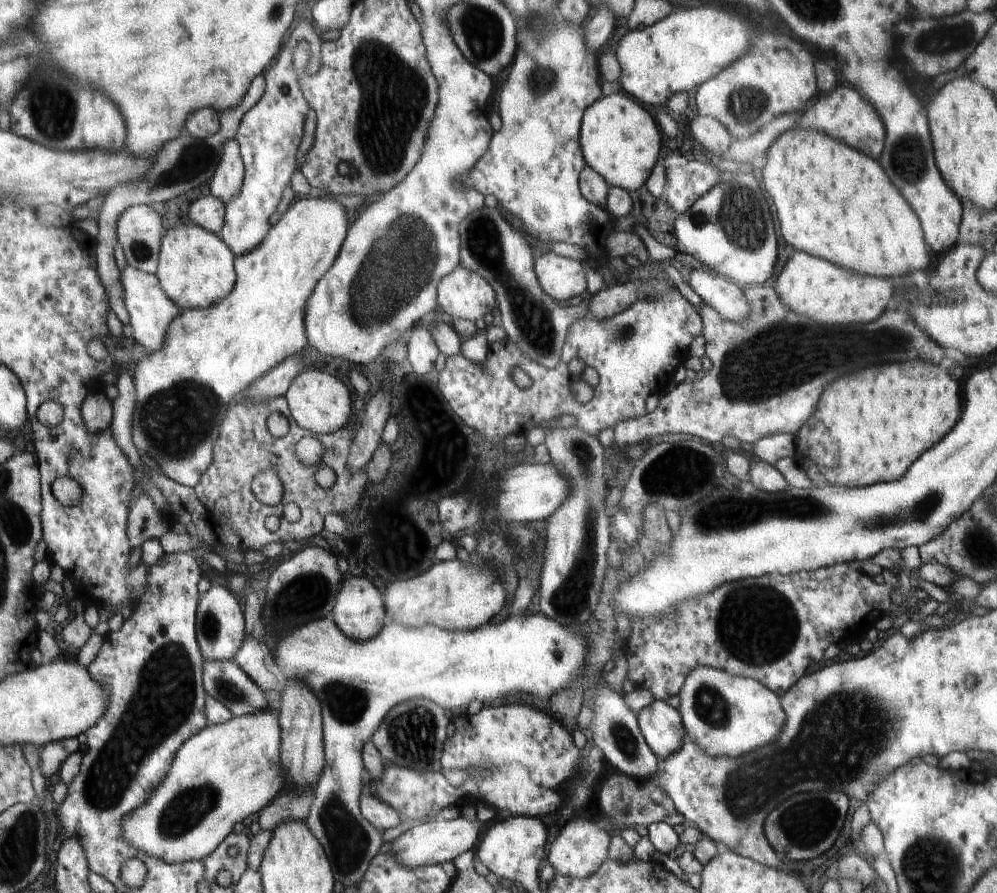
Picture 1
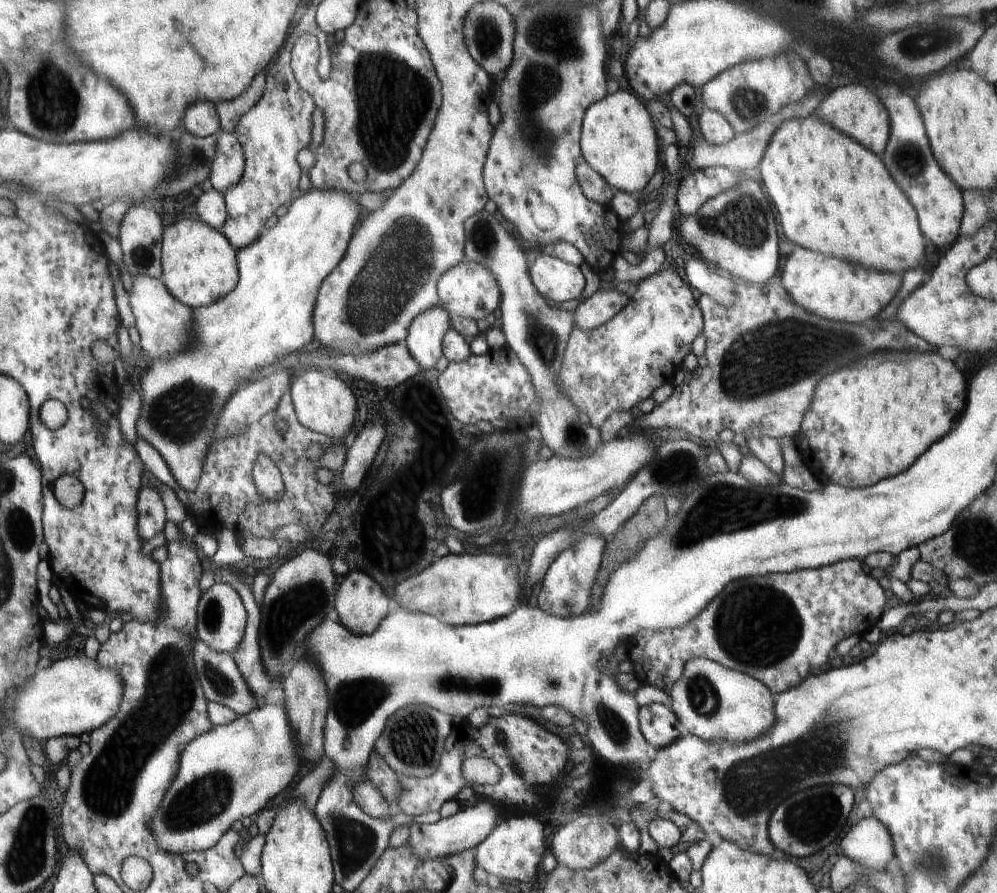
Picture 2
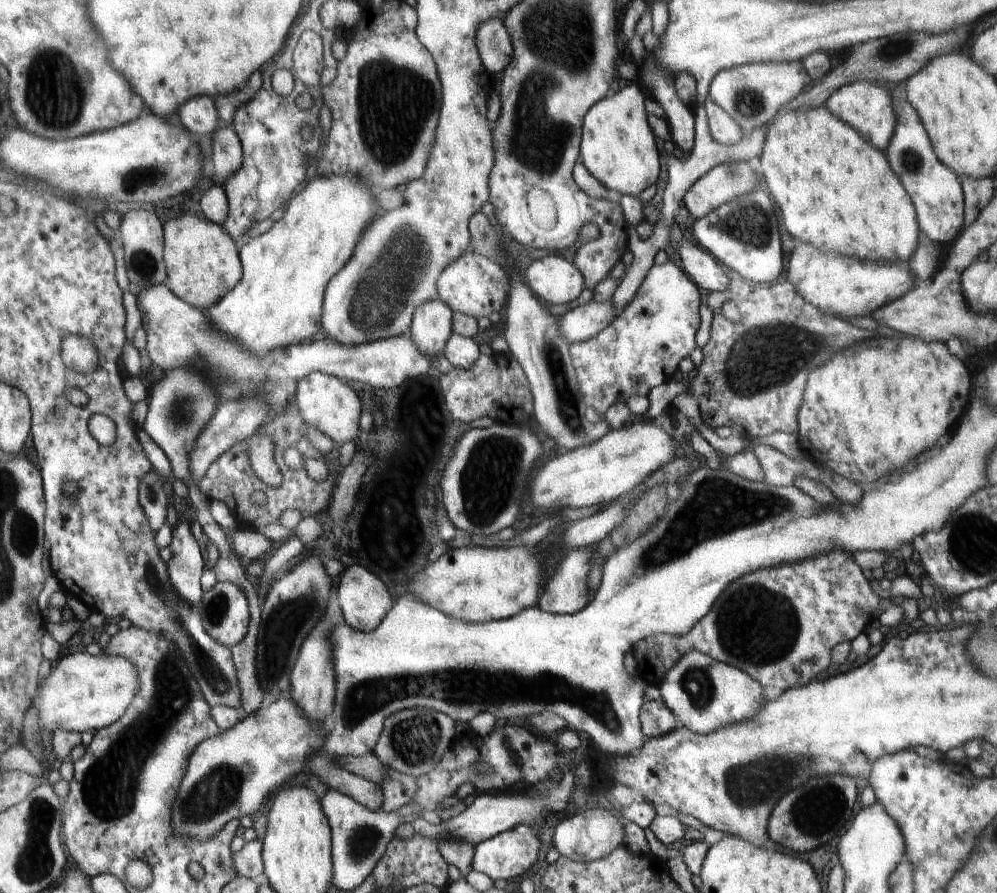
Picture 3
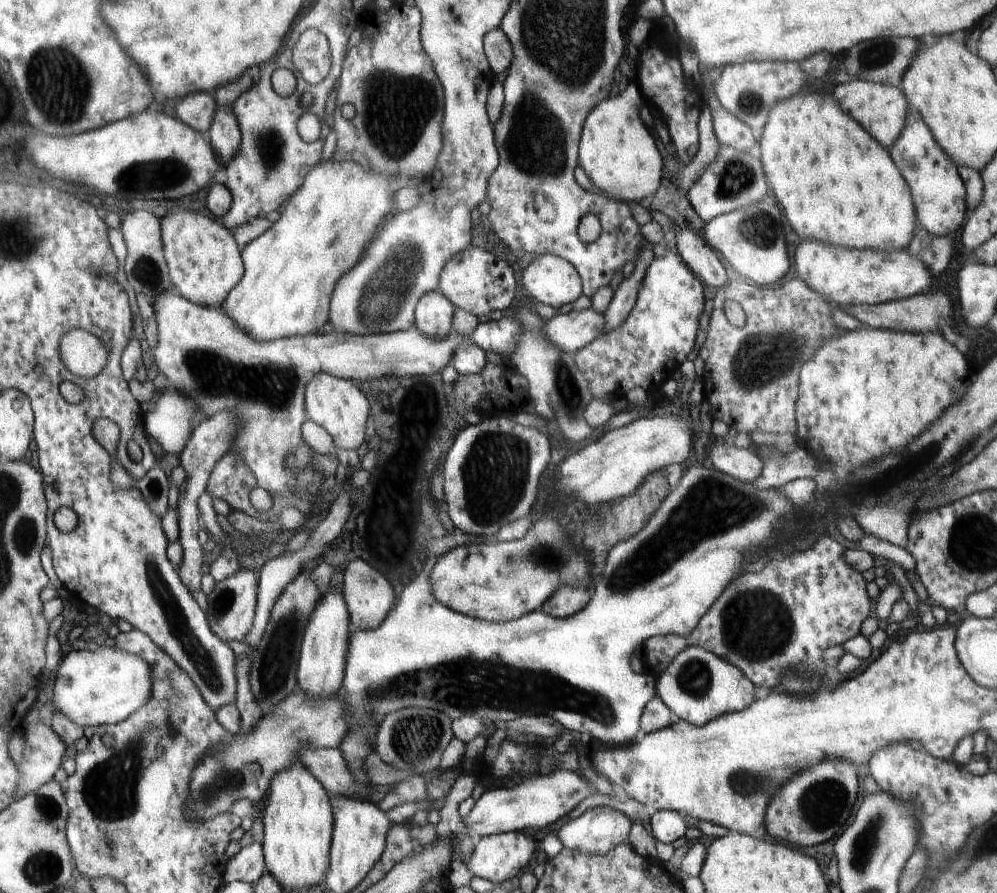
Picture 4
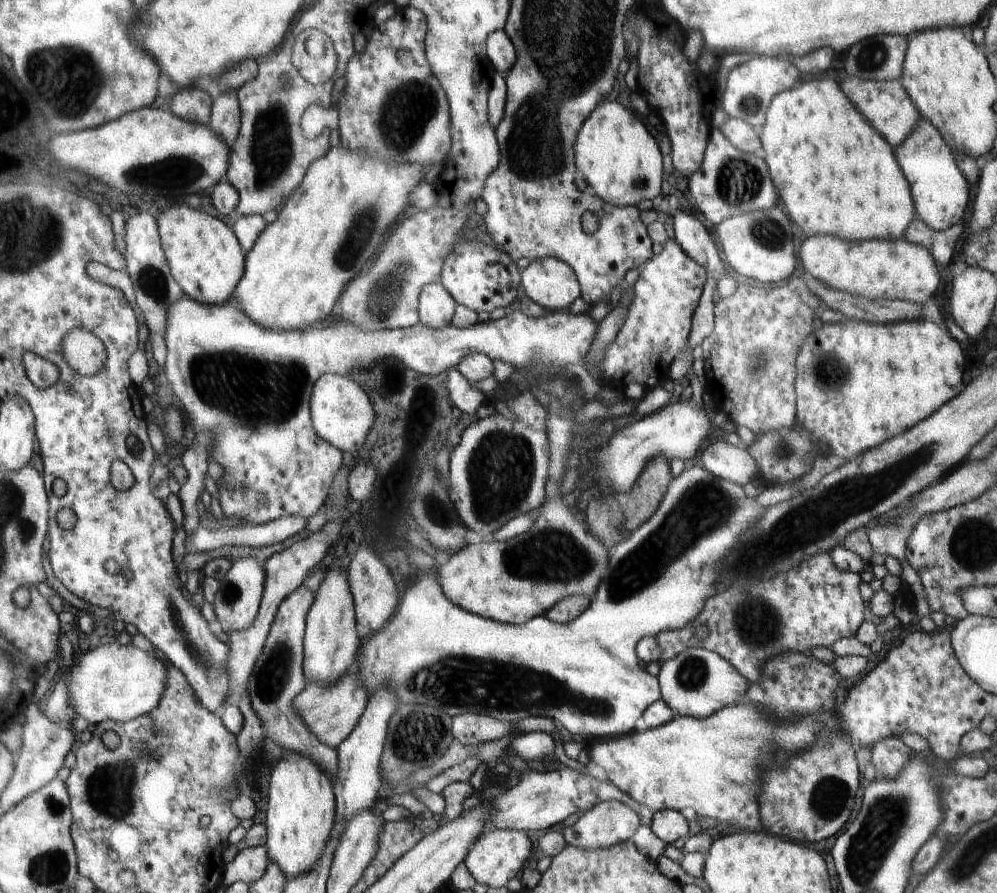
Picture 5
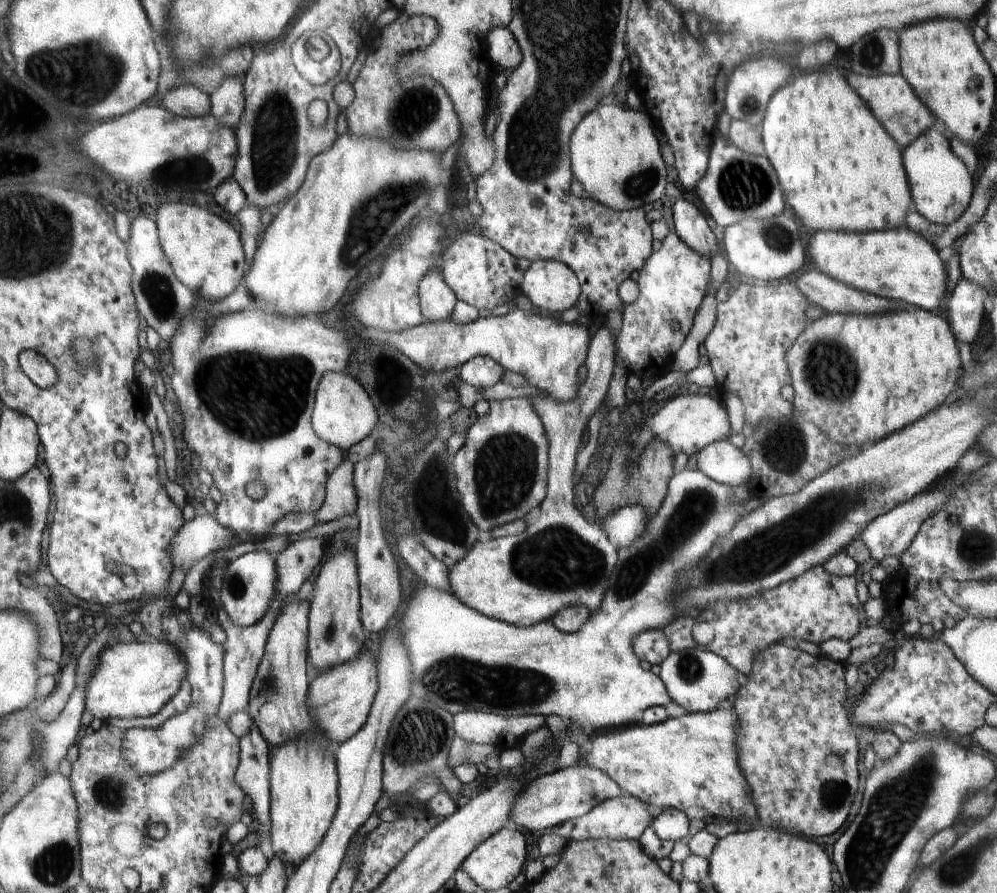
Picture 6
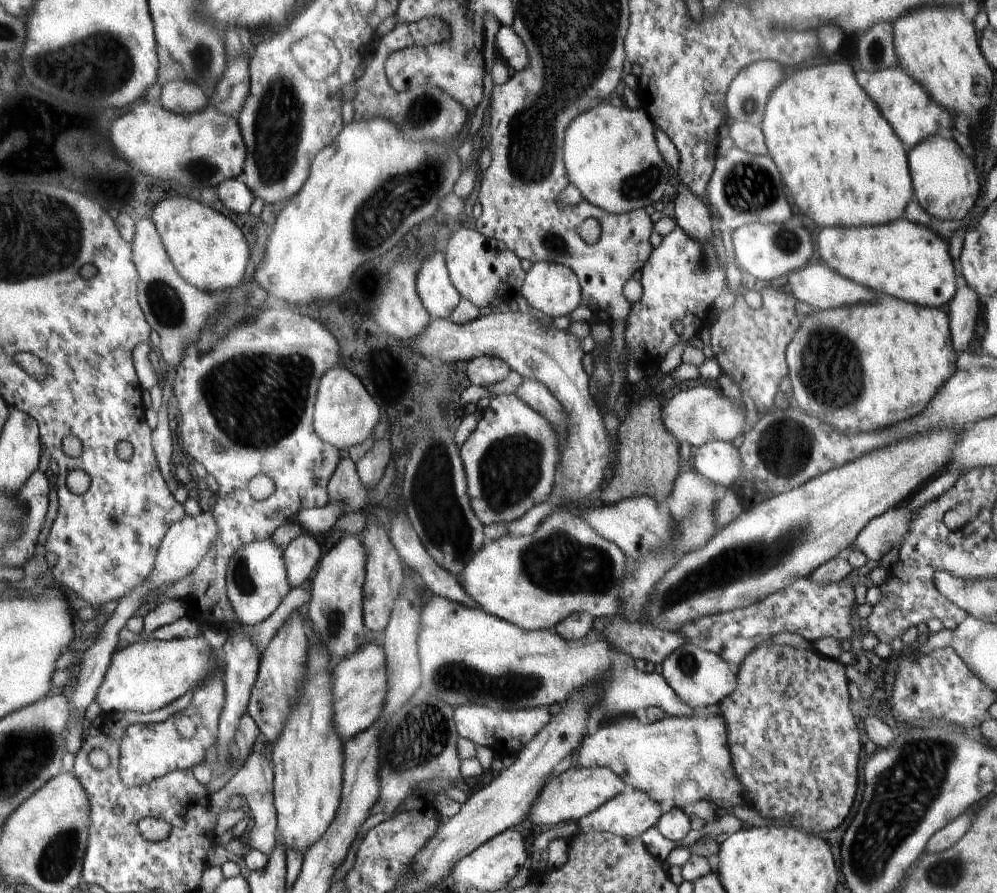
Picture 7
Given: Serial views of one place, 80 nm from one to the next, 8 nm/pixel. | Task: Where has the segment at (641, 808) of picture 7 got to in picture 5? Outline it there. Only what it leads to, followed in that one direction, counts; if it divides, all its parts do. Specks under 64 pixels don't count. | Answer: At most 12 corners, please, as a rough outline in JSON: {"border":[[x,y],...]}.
{"border":[[602,801],[563,831],[568,845],[610,848],[630,839],[640,815]]}

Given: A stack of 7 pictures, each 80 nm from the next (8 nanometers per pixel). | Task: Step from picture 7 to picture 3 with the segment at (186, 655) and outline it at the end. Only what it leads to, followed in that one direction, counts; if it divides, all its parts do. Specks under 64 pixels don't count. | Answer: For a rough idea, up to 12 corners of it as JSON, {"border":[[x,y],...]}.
{"border":[[124,657],[59,658],[33,706],[40,729],[124,716],[140,672]]}

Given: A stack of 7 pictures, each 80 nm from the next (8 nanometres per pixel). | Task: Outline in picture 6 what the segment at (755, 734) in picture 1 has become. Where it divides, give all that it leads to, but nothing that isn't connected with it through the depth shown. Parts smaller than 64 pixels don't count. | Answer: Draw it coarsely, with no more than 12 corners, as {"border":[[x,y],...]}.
{"border":[[696,646],[671,652],[659,677],[688,713],[738,694],[725,658]]}

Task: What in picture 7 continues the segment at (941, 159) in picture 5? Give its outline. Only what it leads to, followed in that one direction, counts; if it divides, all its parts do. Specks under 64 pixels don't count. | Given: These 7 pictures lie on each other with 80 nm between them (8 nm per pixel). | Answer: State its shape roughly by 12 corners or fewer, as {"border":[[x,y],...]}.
{"border":[[937,133],[908,152],[914,198],[942,221],[981,194],[972,160]]}

